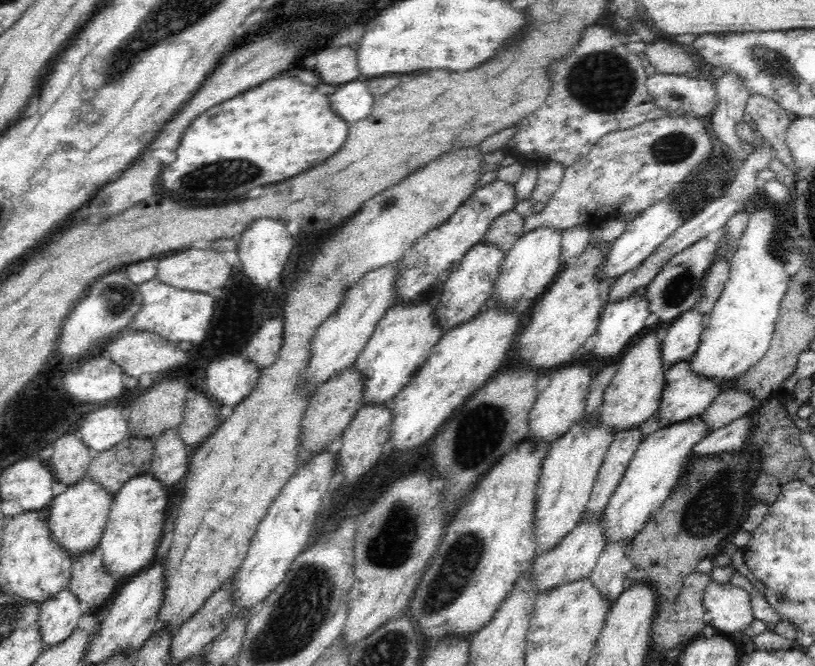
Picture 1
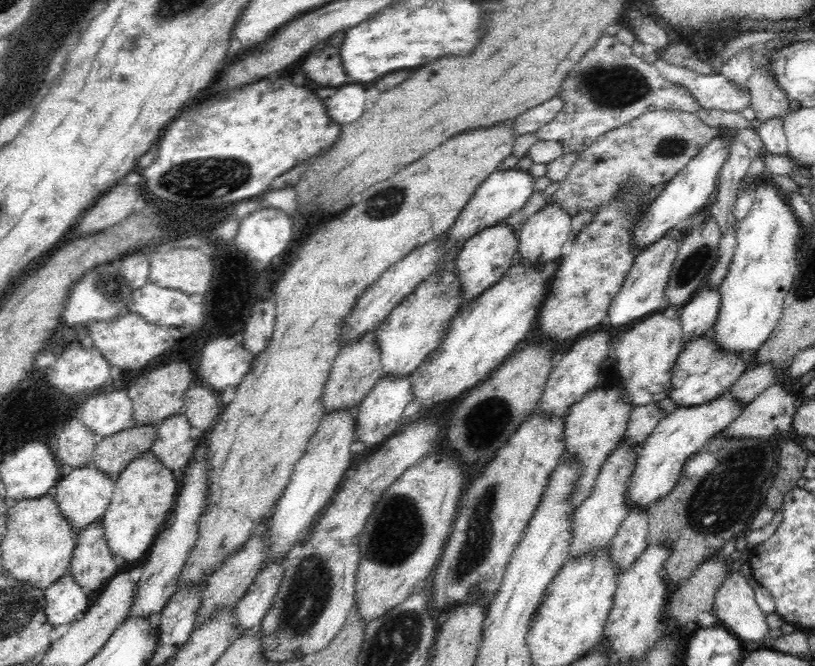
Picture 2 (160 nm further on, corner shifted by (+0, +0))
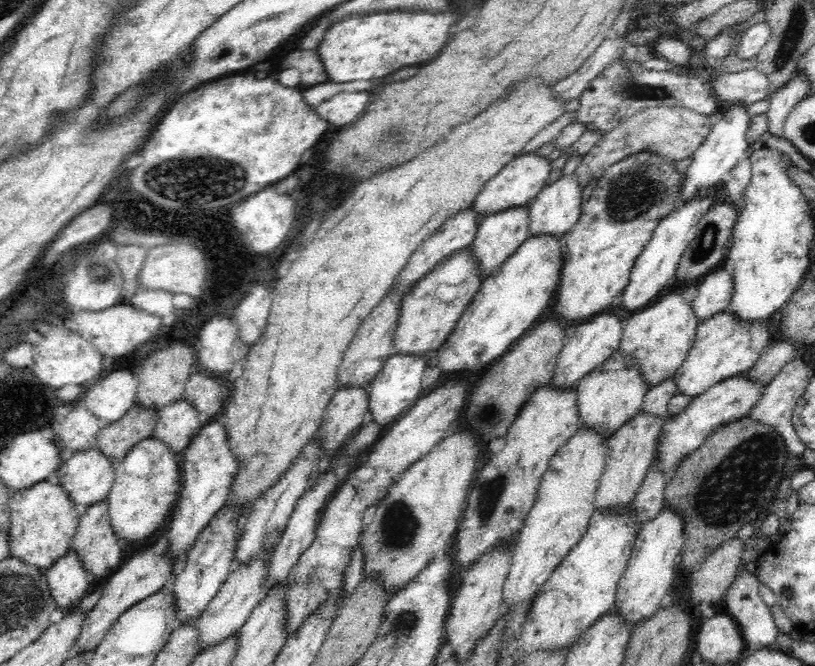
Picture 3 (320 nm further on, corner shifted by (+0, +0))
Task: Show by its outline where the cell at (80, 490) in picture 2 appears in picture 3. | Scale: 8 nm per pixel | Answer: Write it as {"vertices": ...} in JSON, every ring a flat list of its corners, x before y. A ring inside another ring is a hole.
{"vertices":[[98,447,74,451,70,459,63,461,54,478,66,489,70,502,74,503,74,510,81,516,92,504,106,499,115,479,115,465]]}

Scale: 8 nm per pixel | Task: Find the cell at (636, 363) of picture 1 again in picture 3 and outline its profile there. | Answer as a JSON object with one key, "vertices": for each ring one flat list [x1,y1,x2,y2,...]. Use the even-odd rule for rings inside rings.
{"vertices":[[676,284,673,289,660,292,658,298,647,307,629,314,618,350,640,367,644,383,648,383,648,390,669,376,674,376,694,344,700,323,692,303,684,300,687,287]]}

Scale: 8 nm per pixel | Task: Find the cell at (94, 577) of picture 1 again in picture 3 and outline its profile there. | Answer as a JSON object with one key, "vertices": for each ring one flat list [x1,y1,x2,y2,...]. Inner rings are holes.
{"vertices":[[102,499,96,504,92,504,79,517,79,525,70,545,71,550,82,561,82,565,84,565,91,580,100,580,102,578,103,581,113,573,112,570,116,571,123,563,122,550,124,549,118,545,118,539,110,524,107,499]]}

